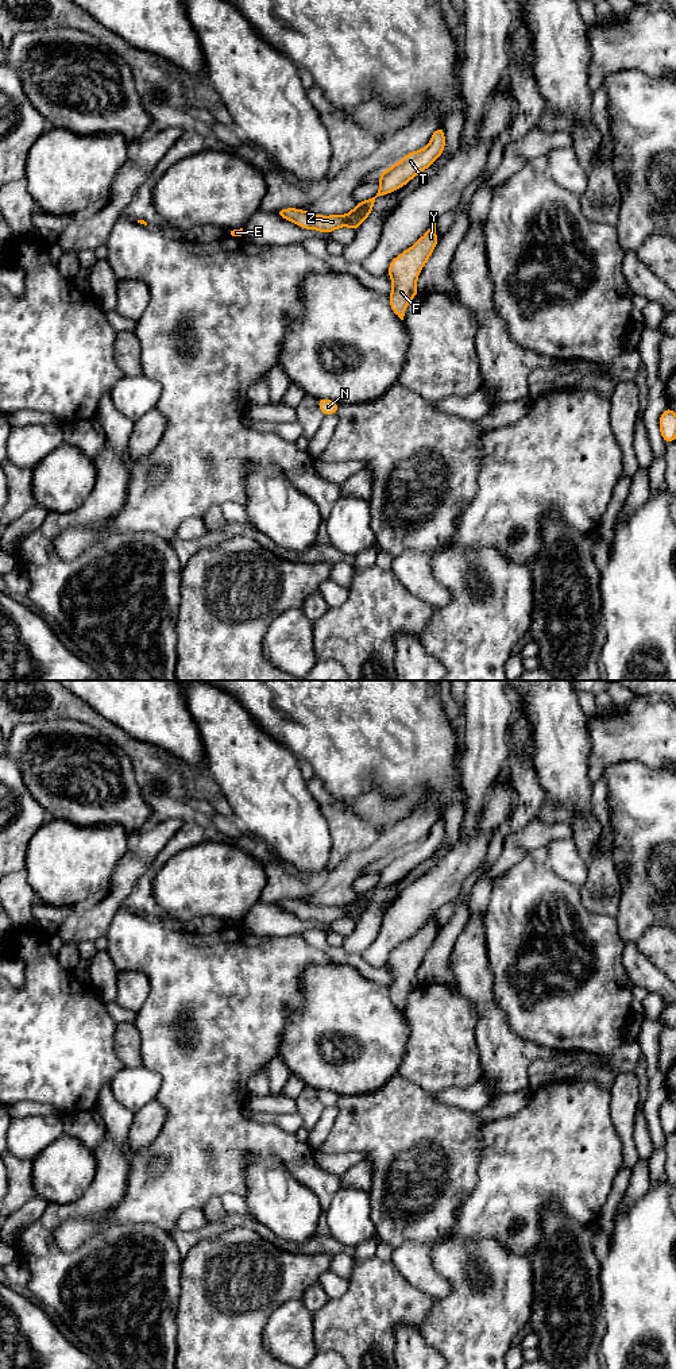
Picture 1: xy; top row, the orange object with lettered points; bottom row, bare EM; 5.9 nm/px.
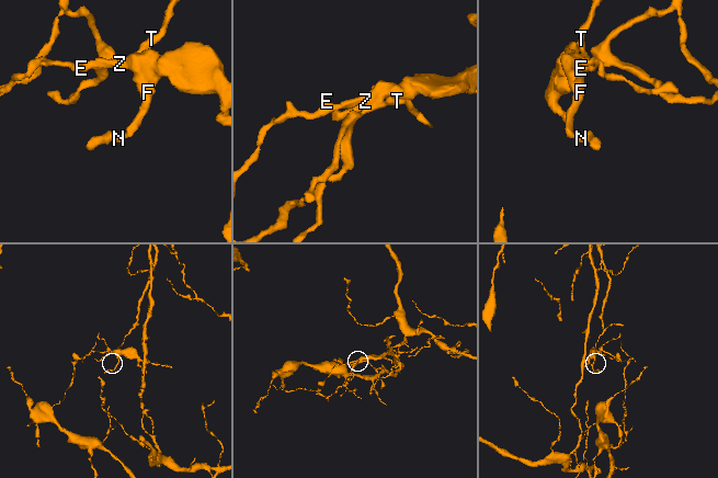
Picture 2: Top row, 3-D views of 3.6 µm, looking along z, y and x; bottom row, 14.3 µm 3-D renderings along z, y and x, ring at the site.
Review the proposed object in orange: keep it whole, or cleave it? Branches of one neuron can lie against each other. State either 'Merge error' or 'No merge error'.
Merge error

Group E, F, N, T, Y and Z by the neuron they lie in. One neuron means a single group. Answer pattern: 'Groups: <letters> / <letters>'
Groups: E F N Y Z / T

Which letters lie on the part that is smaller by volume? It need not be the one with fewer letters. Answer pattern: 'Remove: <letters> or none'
Remove: T

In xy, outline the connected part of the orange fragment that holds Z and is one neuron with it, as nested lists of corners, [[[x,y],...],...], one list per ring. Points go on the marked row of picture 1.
[[[295,208],[278,209],[275,213],[301,228],[317,230],[322,234],[329,234],[341,227],[349,227],[347,215],[321,216]]]

